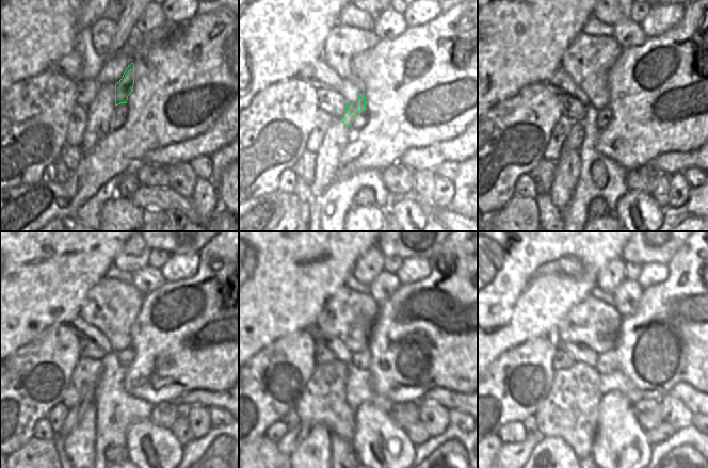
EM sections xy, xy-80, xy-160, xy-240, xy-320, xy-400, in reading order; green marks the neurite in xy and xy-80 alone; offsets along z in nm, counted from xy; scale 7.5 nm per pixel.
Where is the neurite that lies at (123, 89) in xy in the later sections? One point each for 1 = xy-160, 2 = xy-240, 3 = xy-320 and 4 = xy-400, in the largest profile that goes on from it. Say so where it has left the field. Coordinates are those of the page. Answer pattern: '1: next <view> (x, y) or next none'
1: next xy-160 (574, 142)
2: next xy-240 (75, 414)
3: next xy-320 (288, 445)
4: next xy-400 (525, 448)

